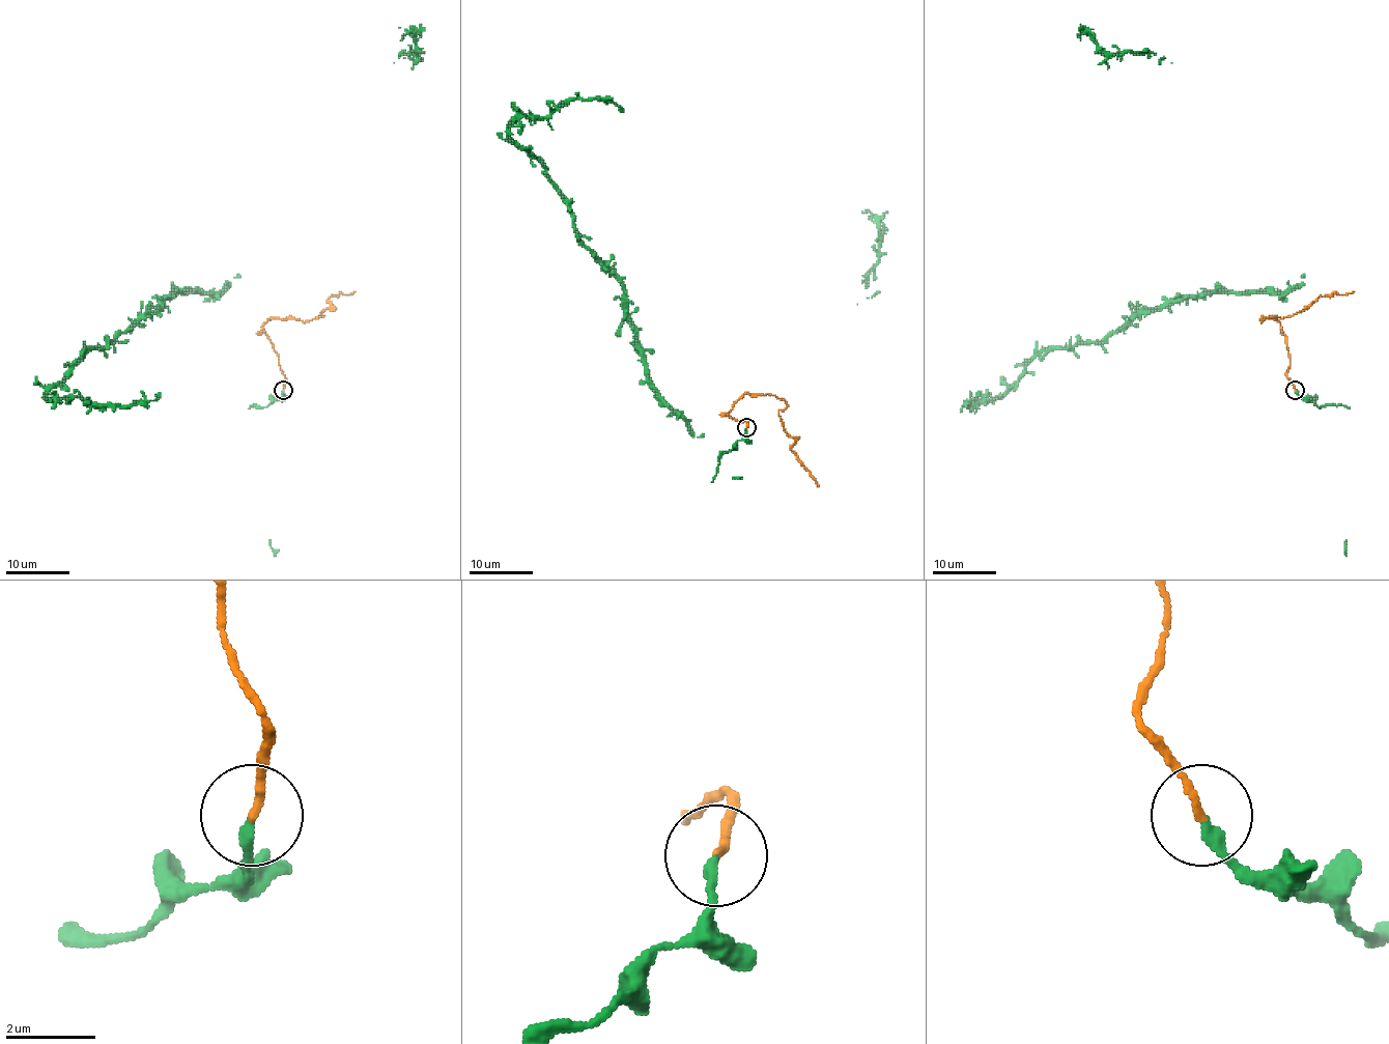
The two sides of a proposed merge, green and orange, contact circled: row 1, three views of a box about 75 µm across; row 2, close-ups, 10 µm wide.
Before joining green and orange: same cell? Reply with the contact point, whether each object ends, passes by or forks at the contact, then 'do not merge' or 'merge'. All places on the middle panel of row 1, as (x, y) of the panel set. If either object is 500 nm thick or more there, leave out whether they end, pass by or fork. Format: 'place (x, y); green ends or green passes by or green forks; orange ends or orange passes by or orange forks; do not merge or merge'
place (746, 427); green ends; orange ends; merge

